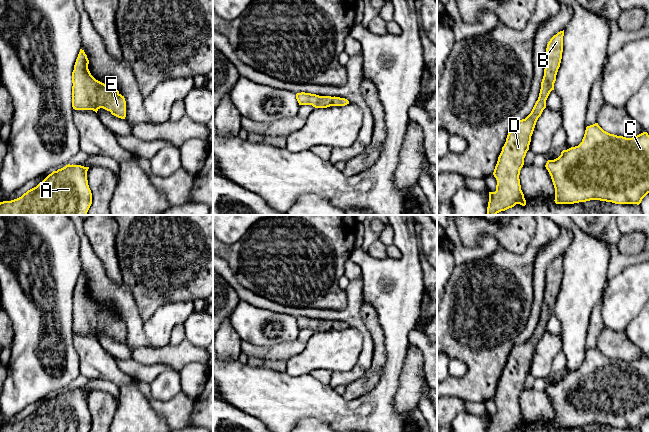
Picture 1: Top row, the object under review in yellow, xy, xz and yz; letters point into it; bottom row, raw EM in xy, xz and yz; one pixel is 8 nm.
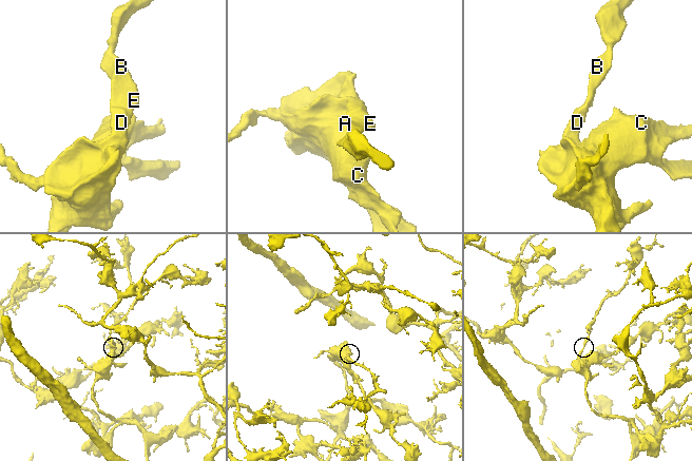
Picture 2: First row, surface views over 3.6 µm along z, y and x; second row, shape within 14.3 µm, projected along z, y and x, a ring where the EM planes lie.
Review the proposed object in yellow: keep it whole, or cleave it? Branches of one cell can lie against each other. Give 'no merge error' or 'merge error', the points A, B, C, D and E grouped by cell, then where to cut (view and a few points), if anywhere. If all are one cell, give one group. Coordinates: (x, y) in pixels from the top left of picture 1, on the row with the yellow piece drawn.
no merge error | A B C D E | no cut

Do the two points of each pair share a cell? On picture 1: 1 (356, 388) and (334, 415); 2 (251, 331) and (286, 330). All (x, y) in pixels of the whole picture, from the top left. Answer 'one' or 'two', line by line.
1: two
2: one

